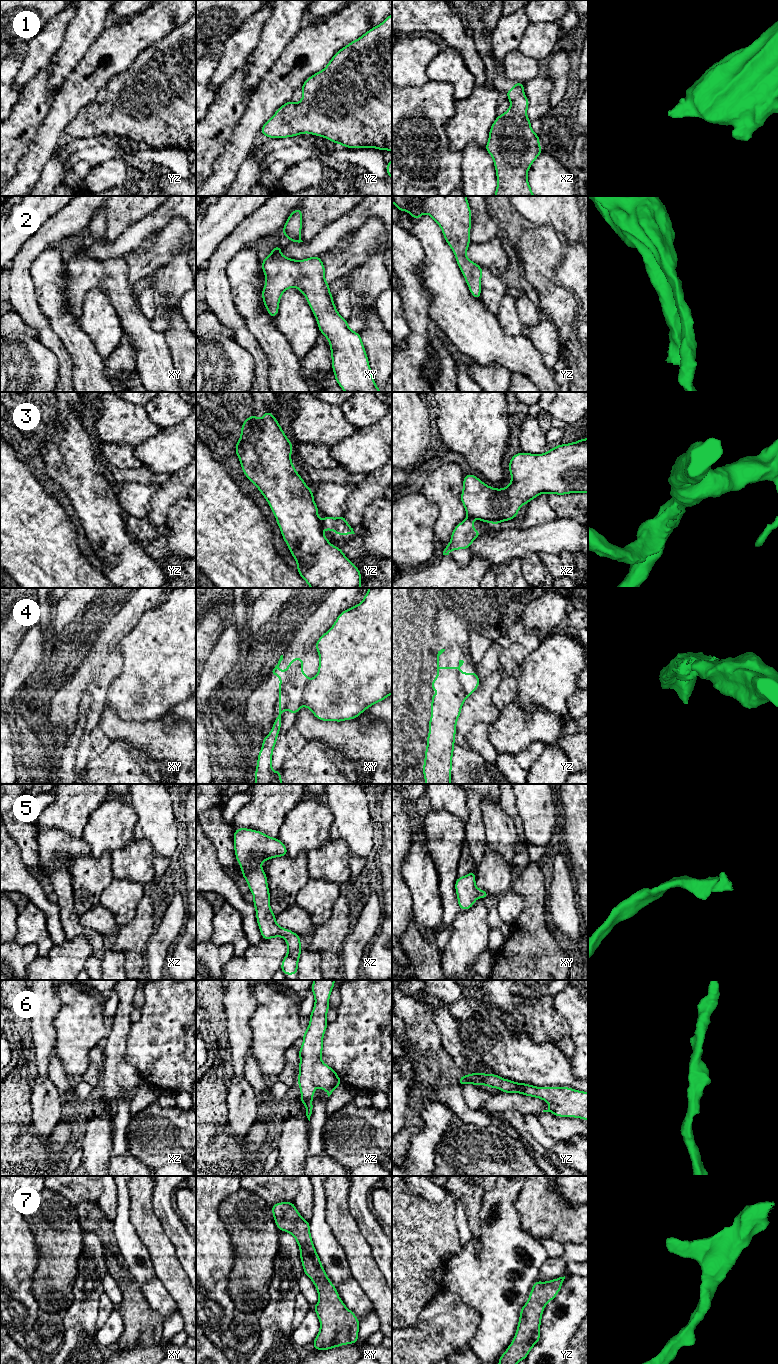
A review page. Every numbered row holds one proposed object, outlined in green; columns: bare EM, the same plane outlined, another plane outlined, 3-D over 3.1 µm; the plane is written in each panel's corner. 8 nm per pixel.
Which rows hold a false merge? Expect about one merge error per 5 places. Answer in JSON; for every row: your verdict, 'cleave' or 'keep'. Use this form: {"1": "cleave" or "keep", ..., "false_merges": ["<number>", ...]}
{"1": "keep", "2": "keep", "3": "cleave", "4": "cleave", "5": "keep", "6": "keep", "7": "keep", "false_merges": ["3", "4"]}

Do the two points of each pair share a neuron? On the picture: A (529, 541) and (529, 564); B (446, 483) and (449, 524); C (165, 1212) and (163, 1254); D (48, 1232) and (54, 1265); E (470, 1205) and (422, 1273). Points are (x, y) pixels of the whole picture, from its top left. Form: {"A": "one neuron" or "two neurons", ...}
{"A": "two neurons", "B": "one neuron", "C": "two neurons", "D": "one neuron", "E": "two neurons"}

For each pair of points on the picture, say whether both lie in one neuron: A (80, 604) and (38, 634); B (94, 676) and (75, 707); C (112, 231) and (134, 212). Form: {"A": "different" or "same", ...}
{"A": "same", "B": "same", "C": "same"}

